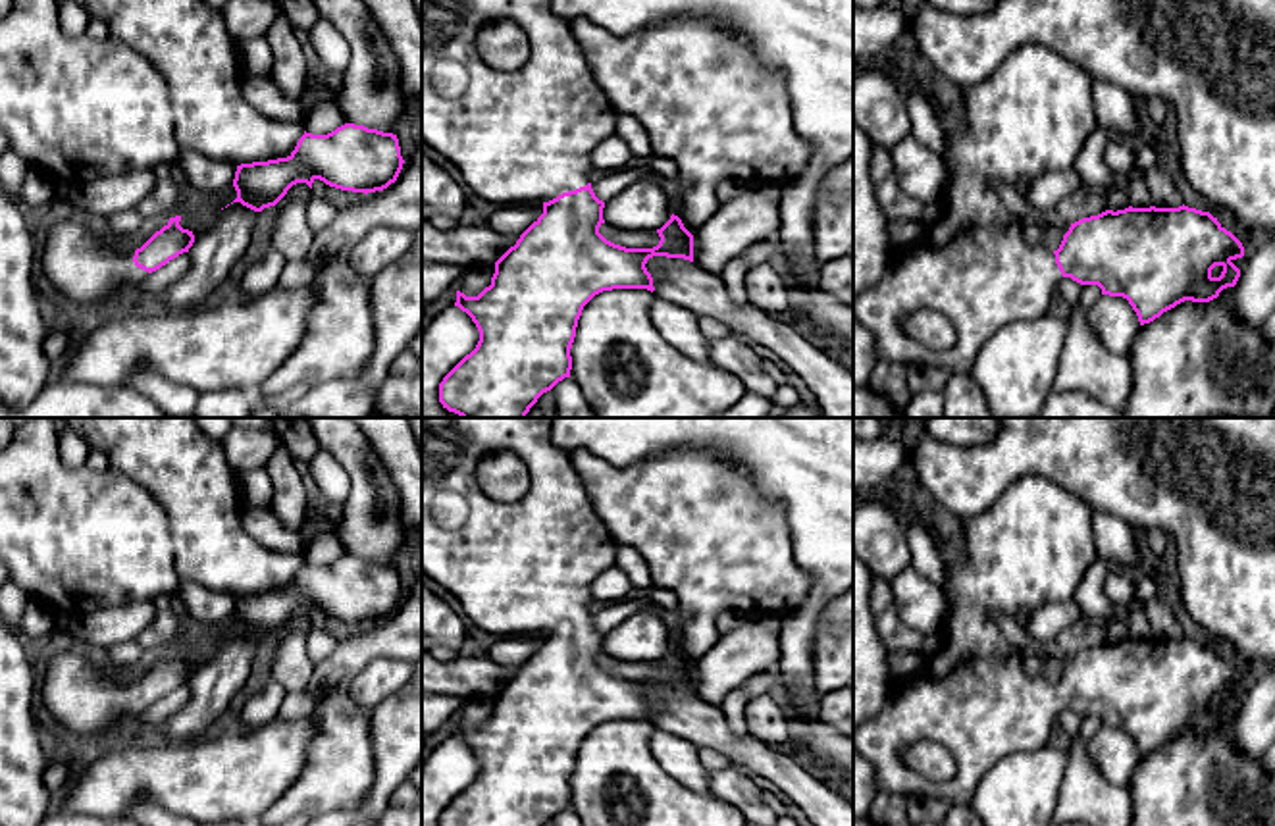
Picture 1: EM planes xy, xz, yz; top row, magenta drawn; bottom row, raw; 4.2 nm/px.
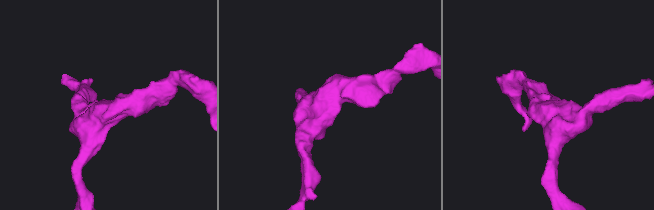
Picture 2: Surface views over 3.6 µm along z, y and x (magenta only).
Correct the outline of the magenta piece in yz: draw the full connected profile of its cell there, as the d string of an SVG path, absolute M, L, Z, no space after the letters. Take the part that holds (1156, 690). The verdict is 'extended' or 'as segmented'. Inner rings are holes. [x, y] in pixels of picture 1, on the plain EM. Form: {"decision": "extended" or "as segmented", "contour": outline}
{"decision": "extended", "contour": "M1042 476L1015 479L994 506L975 518L963 520L965 549L951 553L944 549L946 624L944 645L923 668L899 684L896 697L888 697L880 712L853 732L853 747L874 766L878 793L903 797L936 797L955 805L971 805L980 780L1007 755L1038 751L1050 741L1052 726L1061 709L1080 716L1098 716L1102 726L1123 728L1138 747L1140 757L1154 753L1163 743L1184 732L1210 734L1227 718L1235 718L1240 701L1233 695L1244 687L1242 674L1227 662L1217 649L1188 637L1179 639L1125 639L1106 641L1098 647L1071 655L1057 682L1044 674L1028 676L1023 655L998 628L994 614L1017 618L1034 608L1073 601L1073 595L1088 568L1098 560L1092 537L1092 510L1086 503ZM919 741L936 741L946 747L953 761L951 778L932 782L903 762L903 751Z"}

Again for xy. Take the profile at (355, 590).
{"decision": "as segmented", "contour": "M345 555L327 566L306 564L287 589L237 597L233 618L243 637L262 643L275 637L297 614L316 610L352 624L376 624L397 612L403 601L393 564Z"}

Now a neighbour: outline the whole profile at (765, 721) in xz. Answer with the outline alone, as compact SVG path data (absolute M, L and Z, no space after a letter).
M770 695L751 697L745 707L747 734L768 745L792 739L786 712Z

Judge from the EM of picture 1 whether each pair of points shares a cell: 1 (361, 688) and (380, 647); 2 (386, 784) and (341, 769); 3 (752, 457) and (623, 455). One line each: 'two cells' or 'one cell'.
1: two cells
2: two cells
3: one cell

